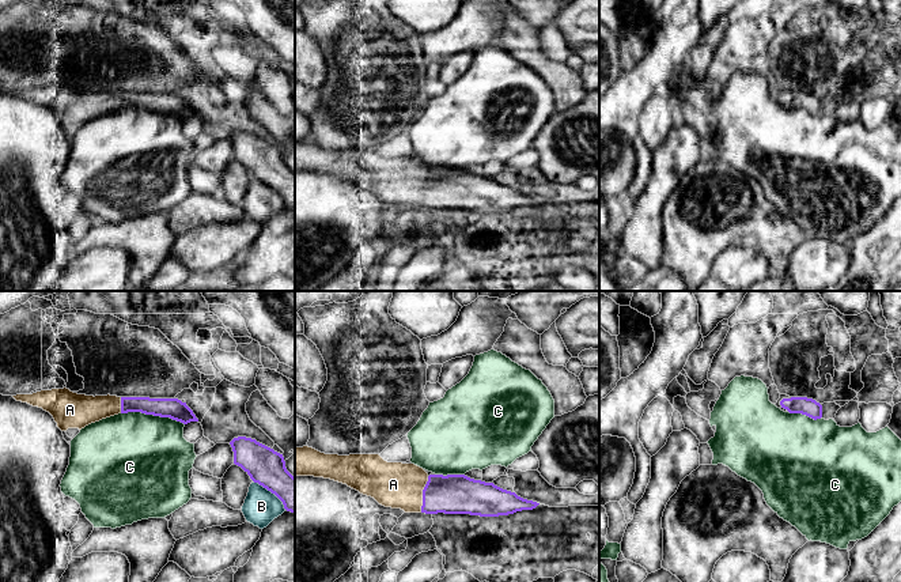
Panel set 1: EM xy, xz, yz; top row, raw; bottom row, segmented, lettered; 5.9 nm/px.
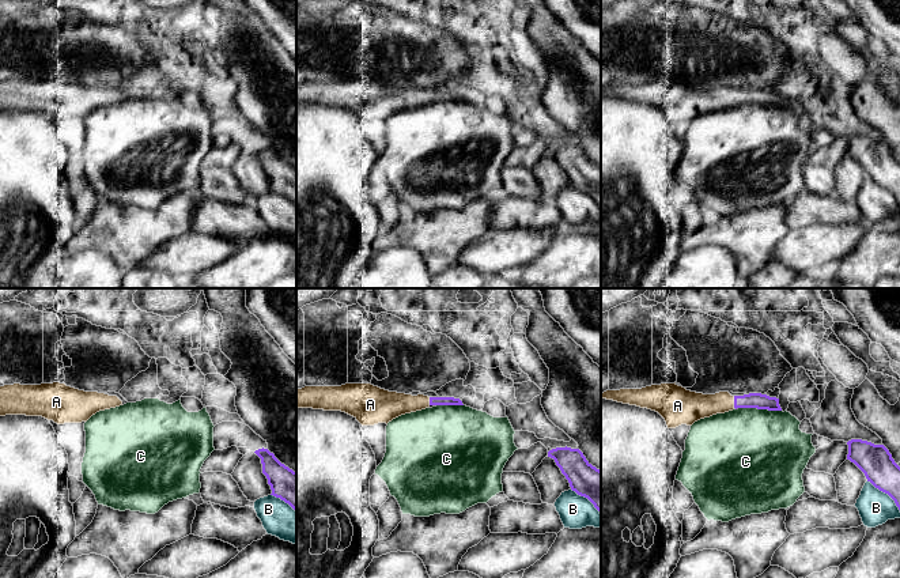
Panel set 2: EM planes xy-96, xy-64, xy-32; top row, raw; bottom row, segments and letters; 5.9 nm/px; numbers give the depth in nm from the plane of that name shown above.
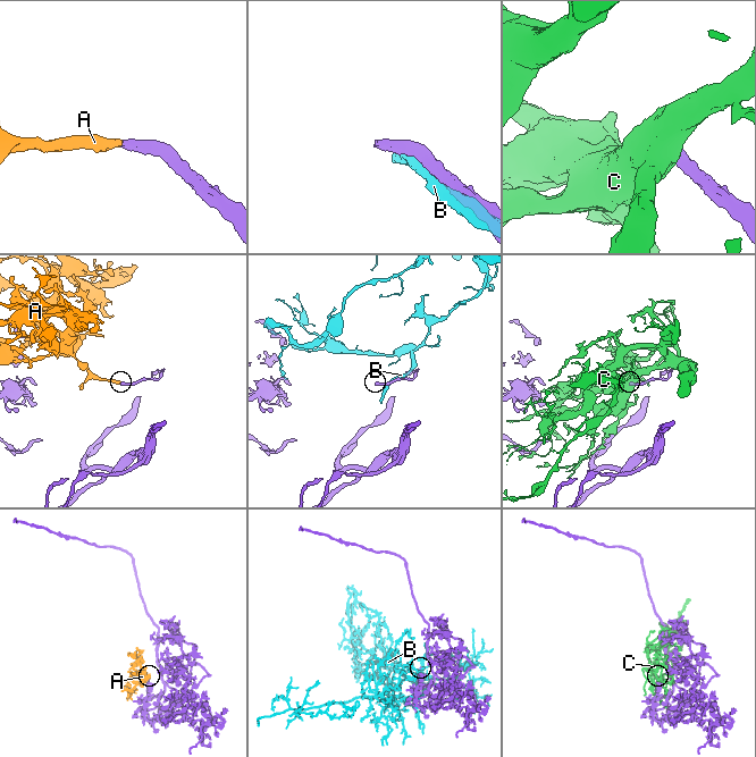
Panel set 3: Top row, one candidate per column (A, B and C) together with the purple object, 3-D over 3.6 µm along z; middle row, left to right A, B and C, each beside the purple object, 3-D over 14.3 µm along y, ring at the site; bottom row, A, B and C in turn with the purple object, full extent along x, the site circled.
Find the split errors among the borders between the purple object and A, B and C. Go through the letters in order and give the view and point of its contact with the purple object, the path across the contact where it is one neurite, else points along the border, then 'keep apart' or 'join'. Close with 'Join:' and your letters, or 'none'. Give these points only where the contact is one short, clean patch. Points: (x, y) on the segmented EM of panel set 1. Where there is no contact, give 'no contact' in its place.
A: xz (423, 494) | across xz (454, 494), (423, 494), (407, 486), (393, 484) | join
B: xy (271, 491) | keep apart
C: xy (152, 414) | keep apart
Join: A

